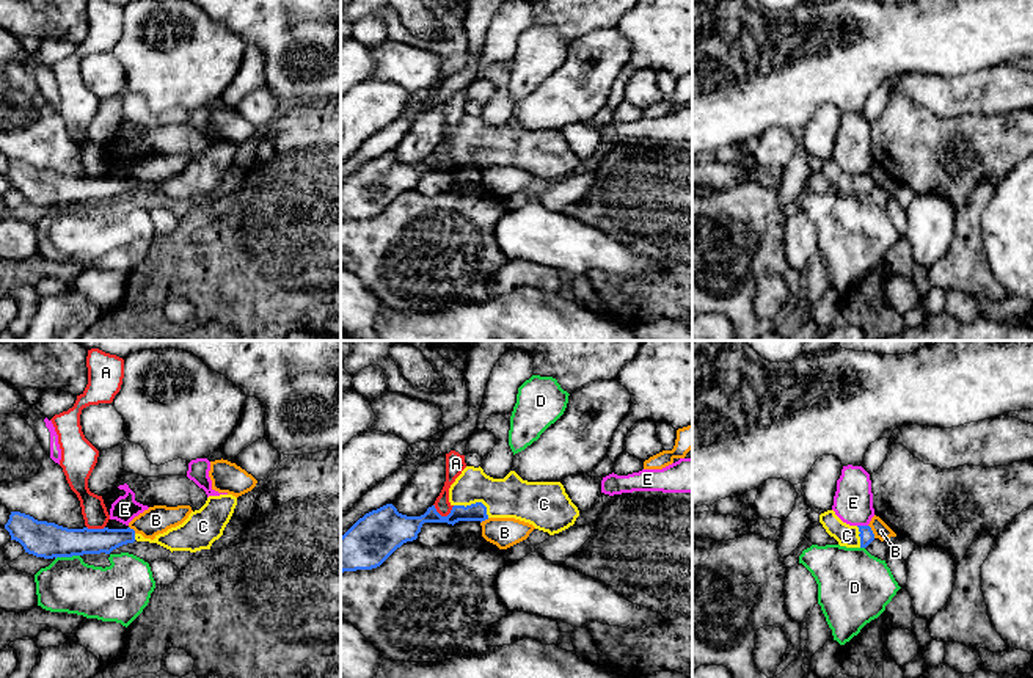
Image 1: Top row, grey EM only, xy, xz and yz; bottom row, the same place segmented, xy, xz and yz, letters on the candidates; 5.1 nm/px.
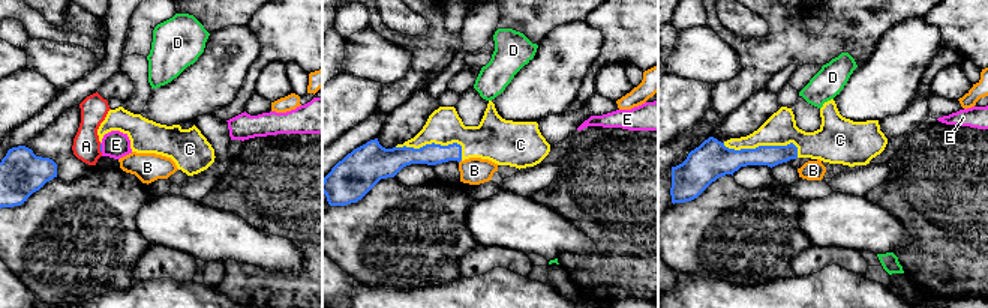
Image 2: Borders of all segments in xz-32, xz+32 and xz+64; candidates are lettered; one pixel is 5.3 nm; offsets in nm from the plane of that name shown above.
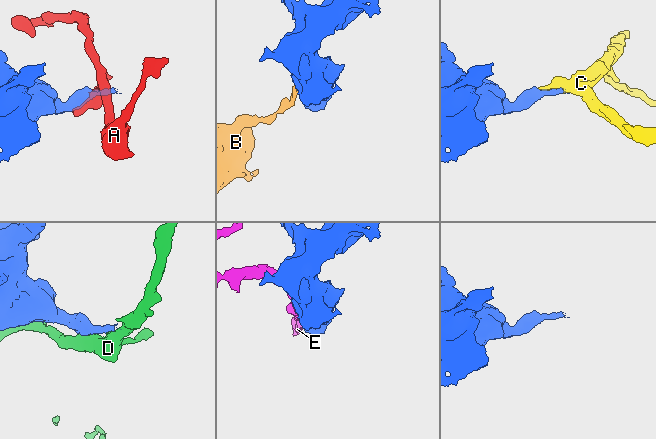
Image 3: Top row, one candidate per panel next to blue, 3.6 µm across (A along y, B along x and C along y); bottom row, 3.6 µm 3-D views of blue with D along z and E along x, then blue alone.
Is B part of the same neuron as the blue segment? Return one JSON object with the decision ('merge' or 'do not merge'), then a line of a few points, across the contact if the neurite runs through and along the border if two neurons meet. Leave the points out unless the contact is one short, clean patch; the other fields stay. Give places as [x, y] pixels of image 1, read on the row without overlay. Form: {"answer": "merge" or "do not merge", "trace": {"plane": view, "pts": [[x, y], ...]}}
{"answer": "do not merge", "trace": {"plane": "yz", "pts": [[868, 173], [875, 185]]}}

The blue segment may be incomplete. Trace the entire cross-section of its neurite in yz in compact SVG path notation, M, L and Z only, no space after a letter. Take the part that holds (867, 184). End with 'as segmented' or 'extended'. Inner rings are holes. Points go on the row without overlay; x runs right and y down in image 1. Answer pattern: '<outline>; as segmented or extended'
M834 159L821 162L819 171L840 195L867 196L874 188L874 182L870 174L849 174L843 171Z; extended

